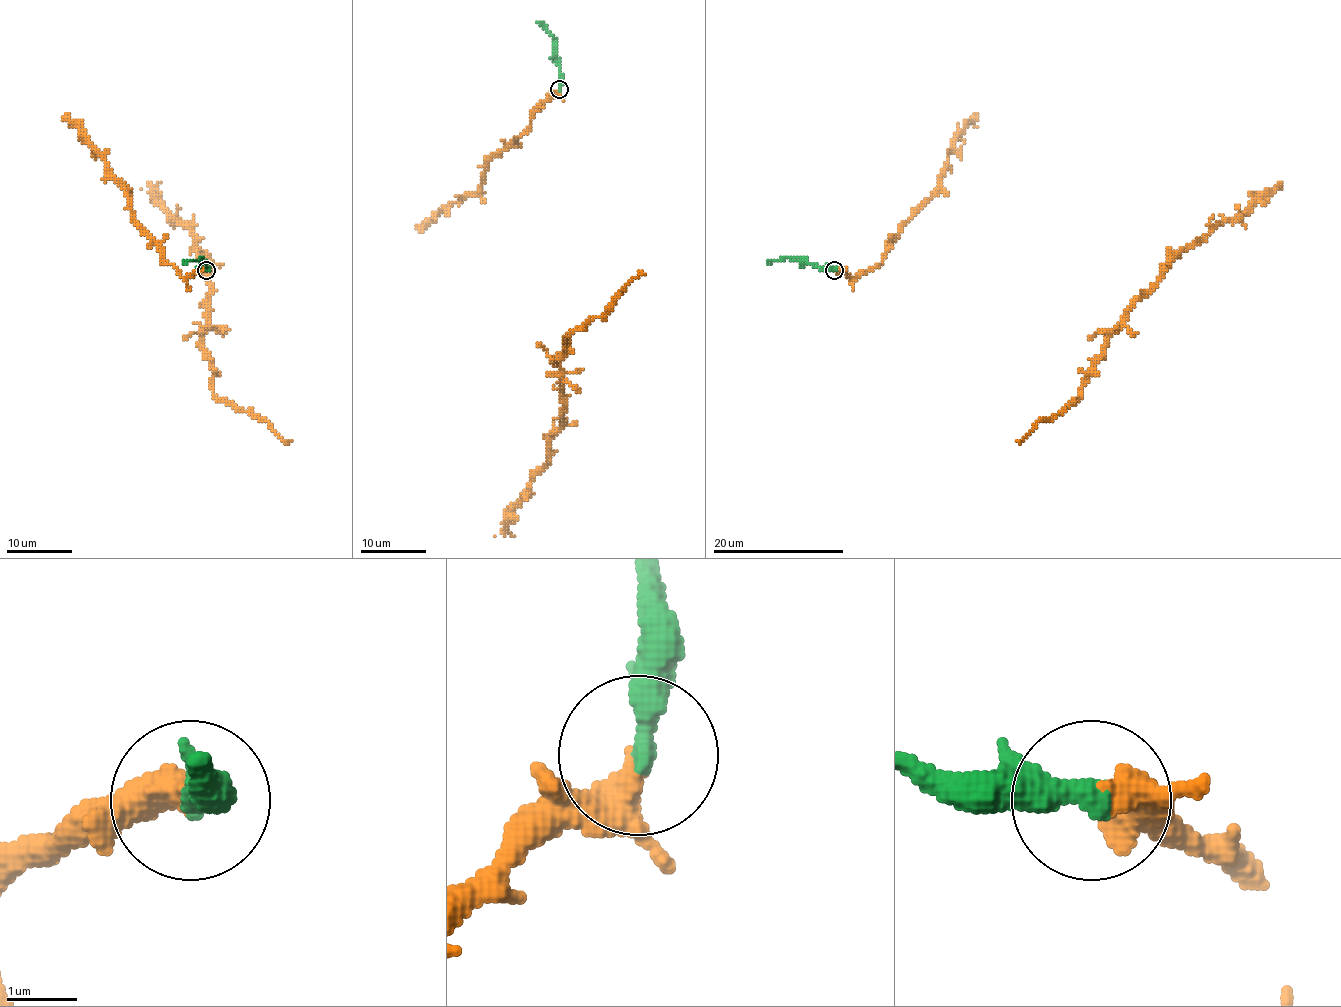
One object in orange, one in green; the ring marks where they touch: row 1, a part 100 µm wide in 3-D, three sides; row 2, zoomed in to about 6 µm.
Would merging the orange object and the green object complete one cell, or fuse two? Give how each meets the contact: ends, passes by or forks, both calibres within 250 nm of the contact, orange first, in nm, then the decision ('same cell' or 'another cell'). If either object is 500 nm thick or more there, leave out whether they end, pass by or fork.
orange passes by; green ends; calibres 320 and 400 nm; same cell

